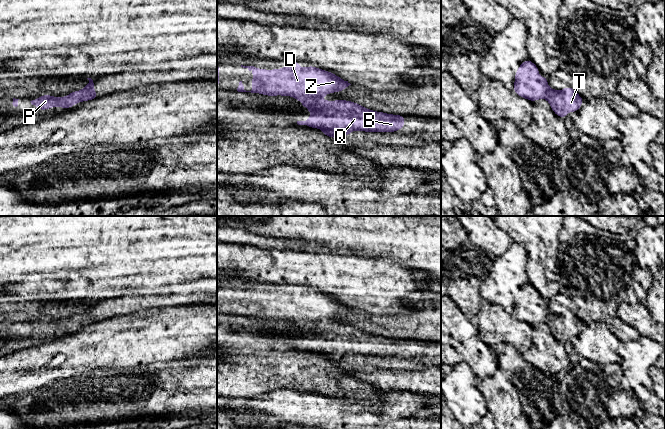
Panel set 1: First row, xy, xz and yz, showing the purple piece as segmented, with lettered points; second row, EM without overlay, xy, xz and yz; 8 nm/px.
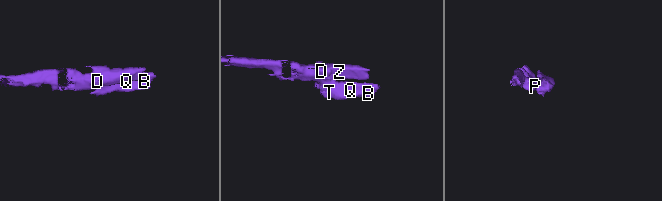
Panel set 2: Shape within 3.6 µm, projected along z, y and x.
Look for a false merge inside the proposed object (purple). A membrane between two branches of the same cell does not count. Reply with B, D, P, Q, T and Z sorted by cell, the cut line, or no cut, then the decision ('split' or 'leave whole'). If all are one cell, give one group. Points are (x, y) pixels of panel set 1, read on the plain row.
B D P Q T Z | no cut | leave whole

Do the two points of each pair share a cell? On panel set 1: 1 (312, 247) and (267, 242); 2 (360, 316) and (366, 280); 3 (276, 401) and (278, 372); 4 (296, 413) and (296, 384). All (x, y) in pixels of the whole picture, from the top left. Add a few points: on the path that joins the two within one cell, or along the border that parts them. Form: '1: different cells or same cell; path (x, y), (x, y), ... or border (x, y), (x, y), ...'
1: same cell; path (301, 246), (278, 242)
2: different cells; border (355, 308), (359, 309)
3: different cells; border (298, 390), (275, 389), (264, 395)
4: different cells; border (284, 388), (298, 391)

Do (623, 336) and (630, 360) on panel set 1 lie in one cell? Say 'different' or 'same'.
different

